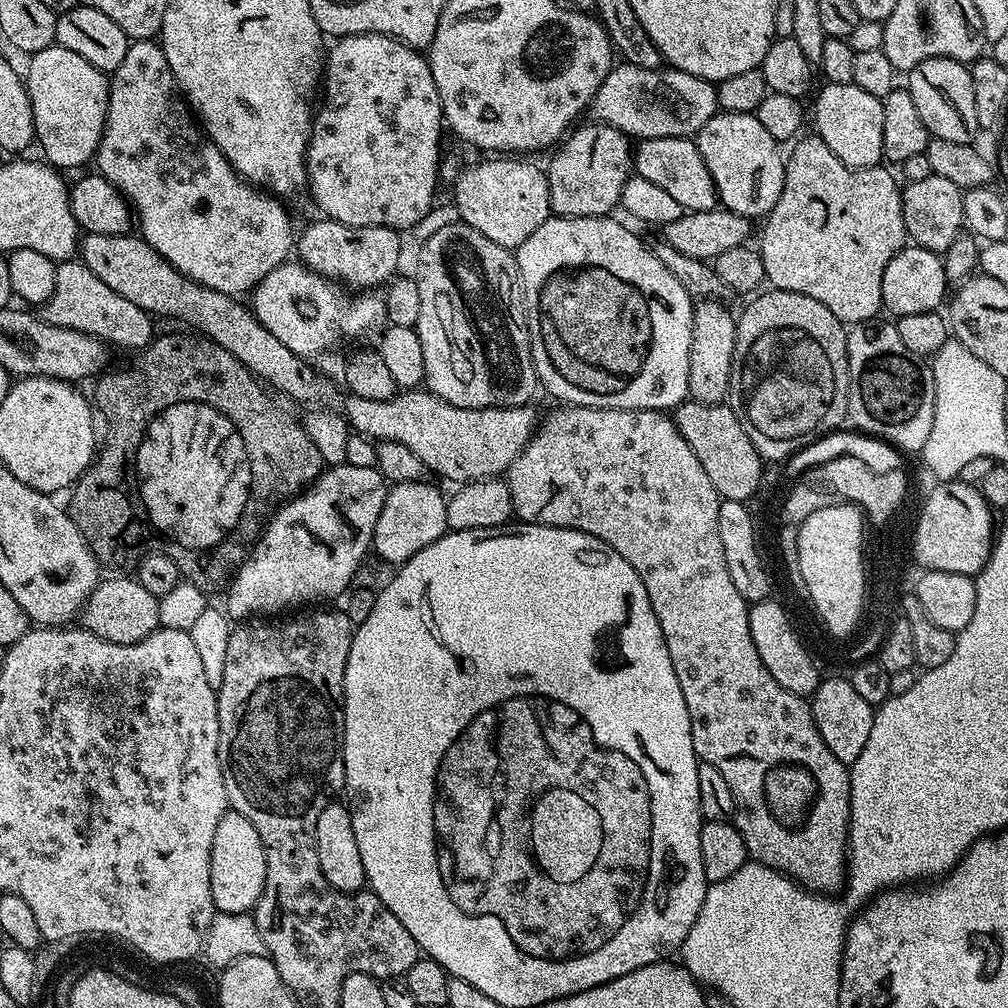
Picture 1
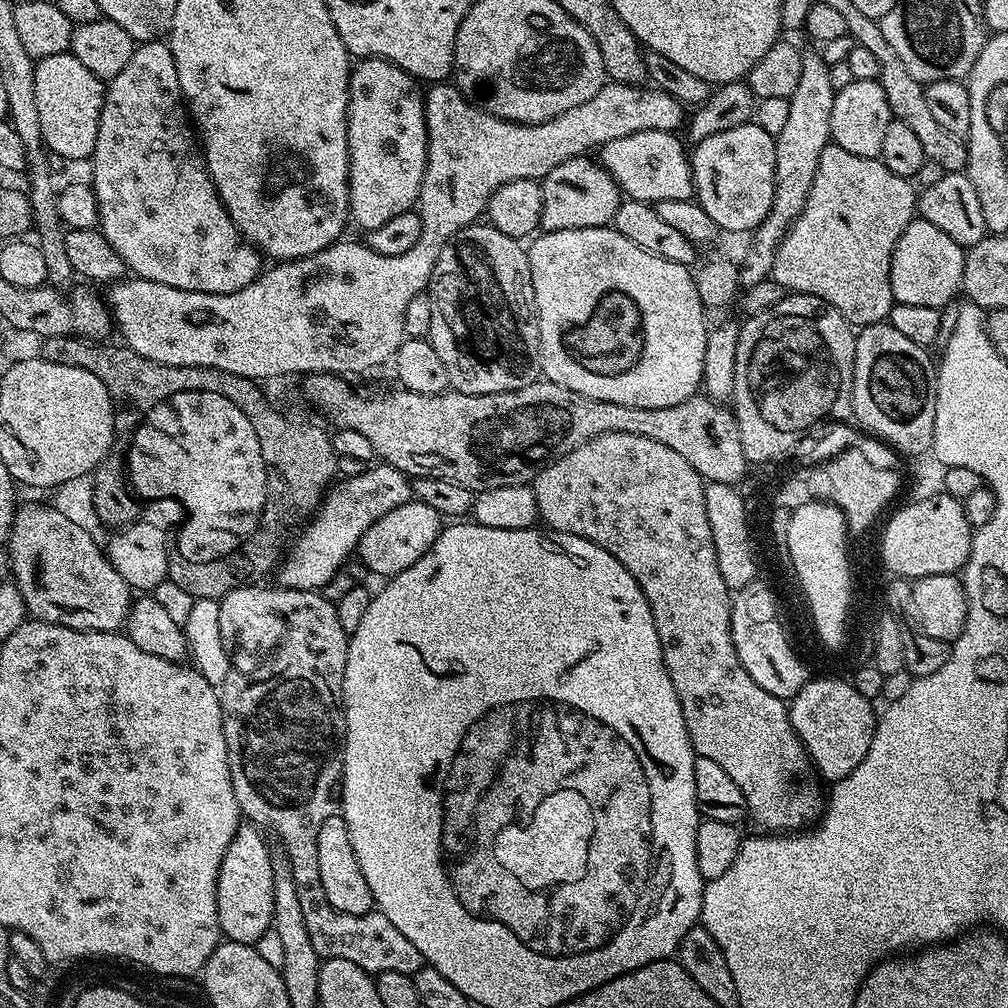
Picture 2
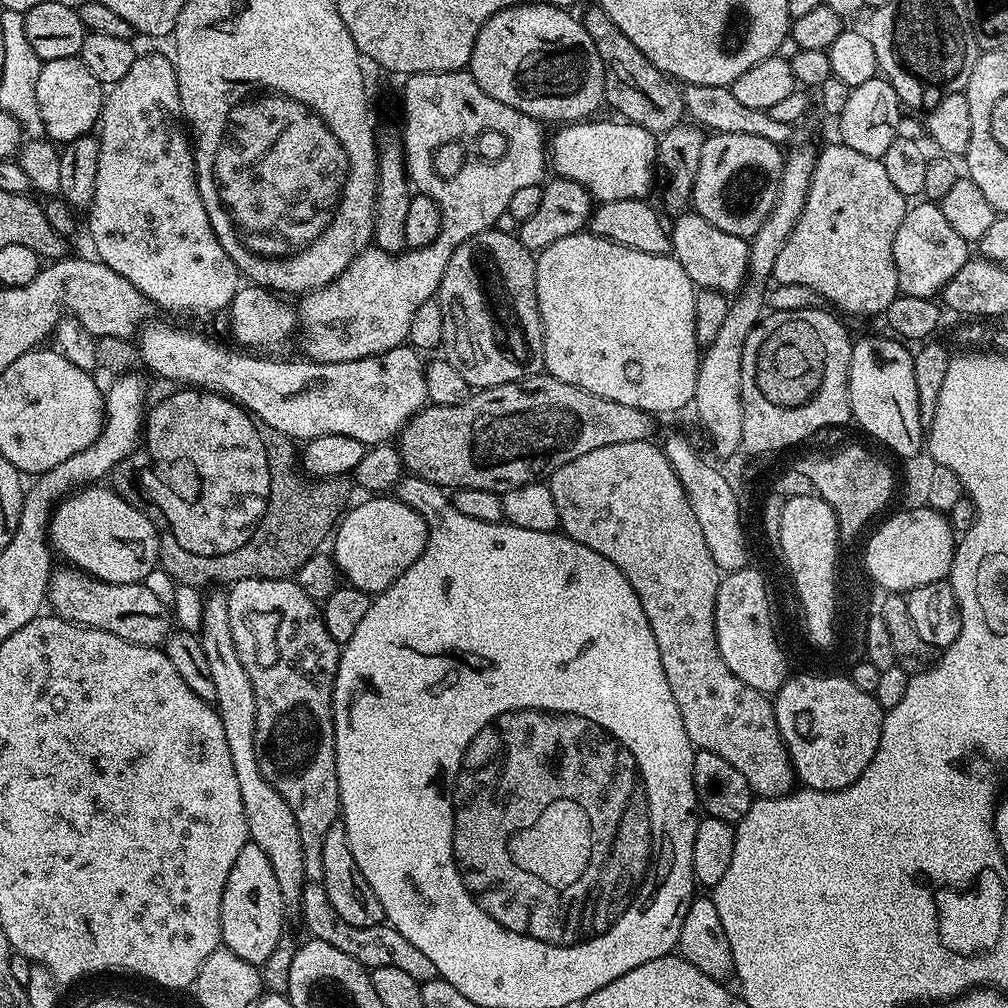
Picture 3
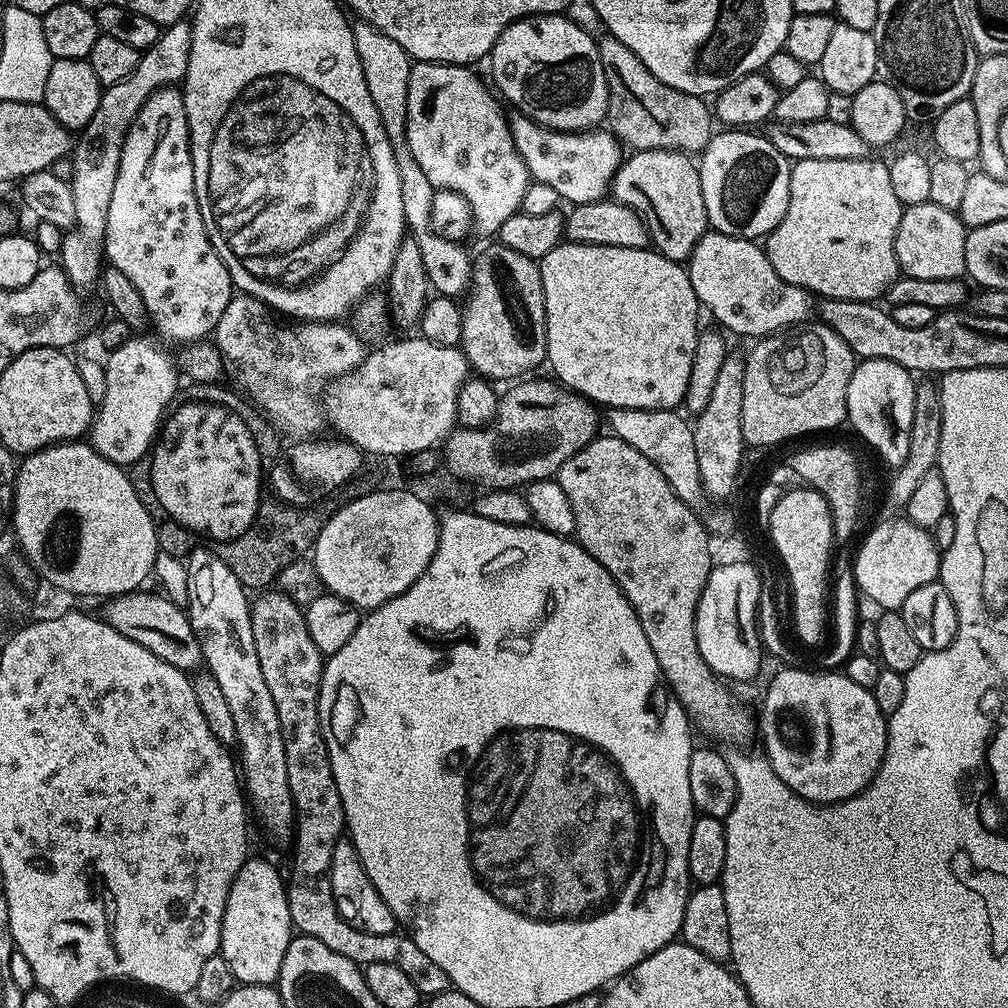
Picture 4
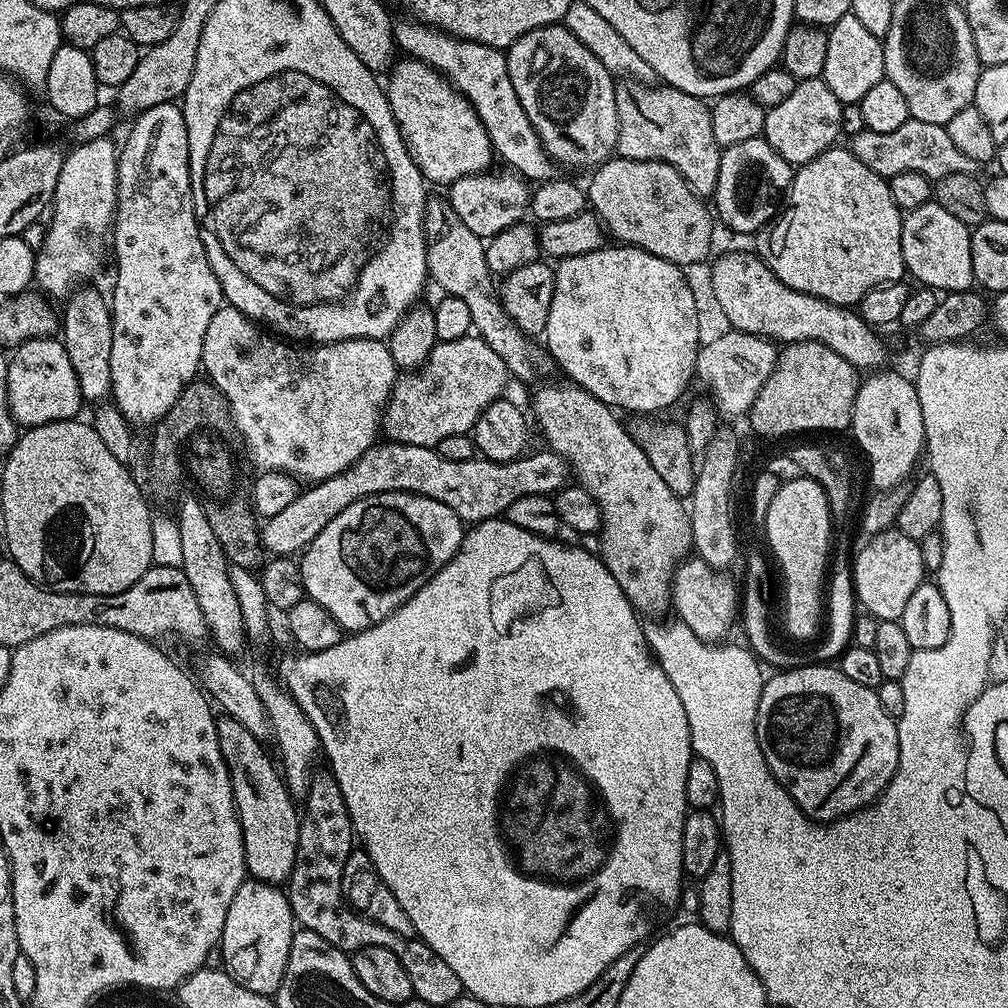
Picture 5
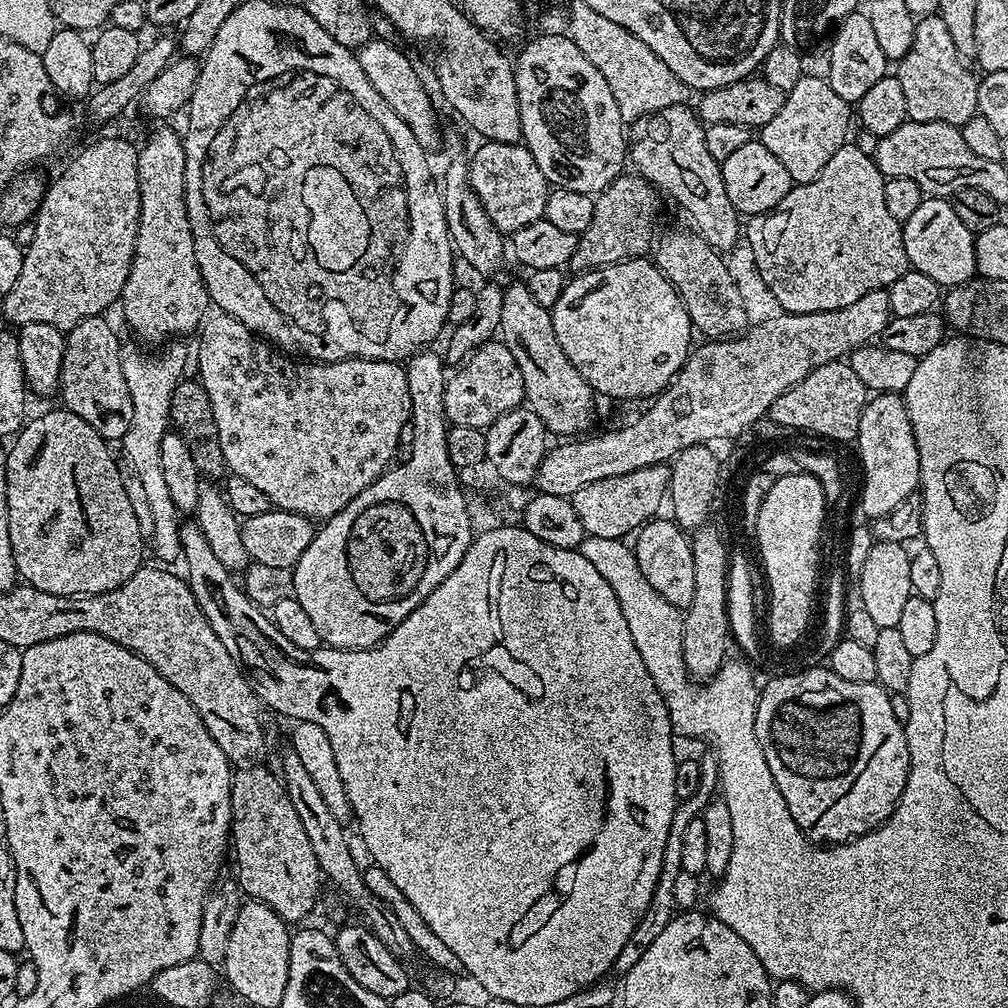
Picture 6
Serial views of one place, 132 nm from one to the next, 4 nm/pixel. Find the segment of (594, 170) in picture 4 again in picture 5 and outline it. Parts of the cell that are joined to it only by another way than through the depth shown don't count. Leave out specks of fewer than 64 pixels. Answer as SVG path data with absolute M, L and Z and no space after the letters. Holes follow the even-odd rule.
M404 20L395 25L394 40L397 45L405 48L407 55L413 60L421 60L423 64L428 64L435 72L440 73L456 91L468 100L470 106L476 114L486 134L492 143L493 153L497 157L504 159L509 169L516 171L530 182L539 182L549 179L548 164L550 157L544 151L542 142L530 122L526 118L526 110L522 110L522 102L518 102L518 94L514 94L514 82L510 82L510 70L508 69L507 55L501 49L491 48L478 40L465 39L462 35L453 35L448 30L441 30L428 22L418 22Z

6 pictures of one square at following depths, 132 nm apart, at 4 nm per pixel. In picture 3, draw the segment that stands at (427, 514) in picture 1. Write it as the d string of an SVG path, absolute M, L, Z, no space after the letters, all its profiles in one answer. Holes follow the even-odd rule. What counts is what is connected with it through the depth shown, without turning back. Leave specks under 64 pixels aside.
M376 494L372 500L349 507L334 529L330 553L336 561L341 577L351 587L369 594L385 592L428 547L428 521L392 494Z

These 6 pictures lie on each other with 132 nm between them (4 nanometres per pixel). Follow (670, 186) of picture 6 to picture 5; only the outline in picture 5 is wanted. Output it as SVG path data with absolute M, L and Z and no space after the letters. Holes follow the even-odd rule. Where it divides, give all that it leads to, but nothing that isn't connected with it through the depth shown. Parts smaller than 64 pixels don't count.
M667 86L617 87L616 105L618 106L618 142L616 152L625 160L661 160L674 166L682 178L692 187L692 191L701 198L715 193L720 169L722 149L714 142L714 130L710 127L711 107L701 97L691 96L677 88Z

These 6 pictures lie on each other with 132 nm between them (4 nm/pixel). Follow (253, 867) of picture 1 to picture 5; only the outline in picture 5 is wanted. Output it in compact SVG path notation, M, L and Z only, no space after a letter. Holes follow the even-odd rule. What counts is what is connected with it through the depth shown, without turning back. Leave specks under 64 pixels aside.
M245 879L226 910L226 922L220 935L219 950L223 971L234 982L254 990L254 994L275 997L290 958L290 942L294 931L294 917L287 895L275 884Z

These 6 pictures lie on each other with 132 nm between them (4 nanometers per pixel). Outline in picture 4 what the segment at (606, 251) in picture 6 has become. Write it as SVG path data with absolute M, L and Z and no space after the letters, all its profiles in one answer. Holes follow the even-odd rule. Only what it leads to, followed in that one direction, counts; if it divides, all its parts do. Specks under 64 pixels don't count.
M670 150L633 151L629 156L612 179L611 199L640 215L655 251L677 262L687 261L710 228L697 161L691 155Z

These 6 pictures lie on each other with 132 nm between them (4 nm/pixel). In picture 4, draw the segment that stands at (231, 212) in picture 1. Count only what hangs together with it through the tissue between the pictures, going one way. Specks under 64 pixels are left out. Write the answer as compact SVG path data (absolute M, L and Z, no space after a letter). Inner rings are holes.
M179 87L159 88L138 110L134 122L128 128L128 133L122 146L122 158L118 166L118 179L114 181L114 195L110 198L110 214L106 214L106 234L104 235L104 256L107 263L117 268L133 283L141 295L147 312L147 319L156 323L156 328L164 336L172 340L192 340L200 342L207 334L215 333L218 318L222 318L222 310L231 302L234 295L234 285L222 258L214 250L210 238L206 234L206 226L202 222L202 214L198 210L198 198L194 194L194 166L192 165L192 139L188 136L188 119L184 97Z

